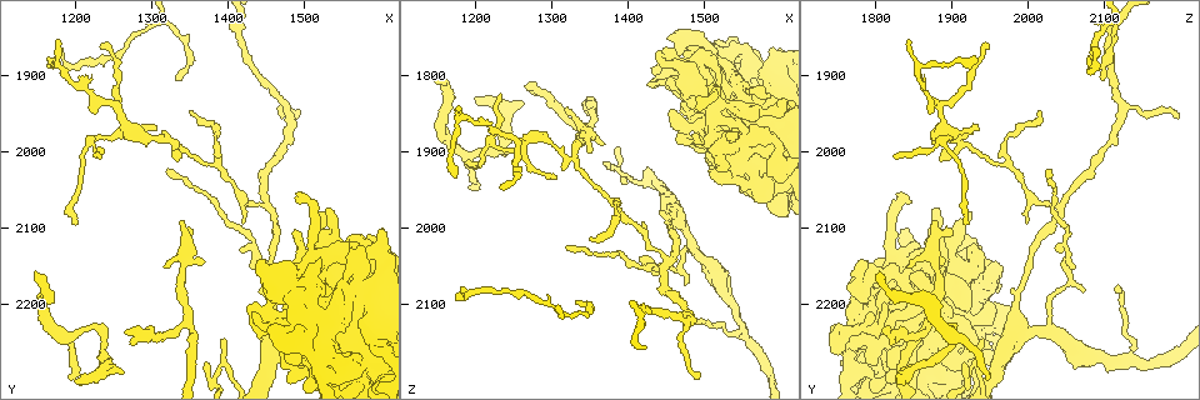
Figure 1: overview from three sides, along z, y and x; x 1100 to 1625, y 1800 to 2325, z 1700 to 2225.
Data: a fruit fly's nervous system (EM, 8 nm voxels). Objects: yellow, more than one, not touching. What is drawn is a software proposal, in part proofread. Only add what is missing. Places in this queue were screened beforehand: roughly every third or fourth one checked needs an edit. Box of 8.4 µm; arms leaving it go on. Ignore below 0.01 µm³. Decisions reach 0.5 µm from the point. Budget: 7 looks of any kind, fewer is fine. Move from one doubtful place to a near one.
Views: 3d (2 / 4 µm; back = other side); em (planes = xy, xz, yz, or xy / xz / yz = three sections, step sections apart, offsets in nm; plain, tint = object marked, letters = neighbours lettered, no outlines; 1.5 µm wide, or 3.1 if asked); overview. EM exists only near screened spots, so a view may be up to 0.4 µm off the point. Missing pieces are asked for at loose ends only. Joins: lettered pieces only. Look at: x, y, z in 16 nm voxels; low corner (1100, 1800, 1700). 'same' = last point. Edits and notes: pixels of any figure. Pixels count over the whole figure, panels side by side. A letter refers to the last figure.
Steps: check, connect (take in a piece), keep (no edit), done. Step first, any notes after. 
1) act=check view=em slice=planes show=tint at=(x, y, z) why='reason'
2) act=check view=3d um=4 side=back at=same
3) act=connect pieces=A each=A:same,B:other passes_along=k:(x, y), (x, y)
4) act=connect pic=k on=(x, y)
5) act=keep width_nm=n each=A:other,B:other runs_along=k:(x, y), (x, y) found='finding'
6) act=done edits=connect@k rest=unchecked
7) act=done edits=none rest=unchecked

act=check view=em slice=planes show=letters at=(1330, 1900, 2100) why='tapers out'

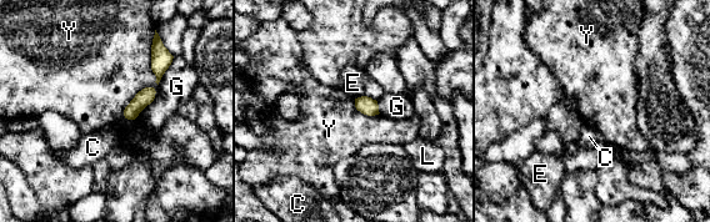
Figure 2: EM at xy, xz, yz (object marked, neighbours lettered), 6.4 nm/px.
act=keep each=C:other,E:other,G:other,L:other,Y:other border=2:(155, 89), (143, 87), (124, 117) found='no lettered piece goes on from it'

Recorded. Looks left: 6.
act=check view=3d um=2 side=back at=(1495, 1945, 2190) why='an open end'

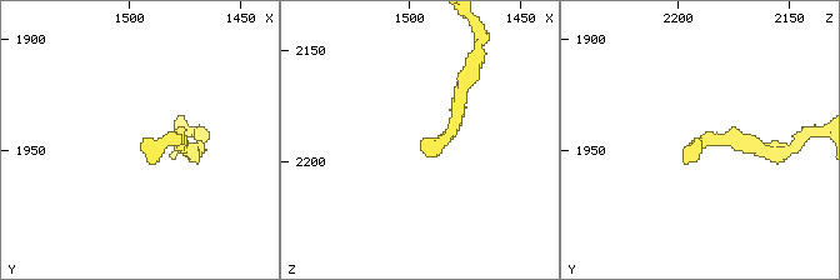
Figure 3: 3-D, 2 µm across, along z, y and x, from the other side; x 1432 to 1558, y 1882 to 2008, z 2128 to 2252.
act=check view=em slice=planes show=plain at=(1494, 1945, 2190)

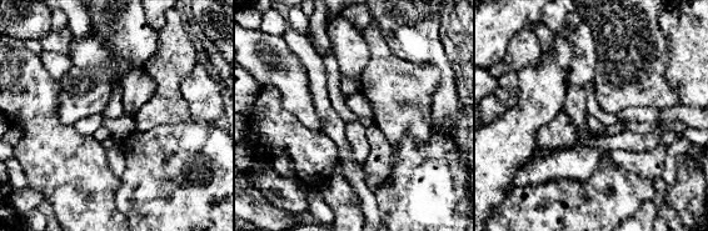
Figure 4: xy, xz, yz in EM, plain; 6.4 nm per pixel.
act=check view=em slice=planes show=letters at=same why='what lies round it'

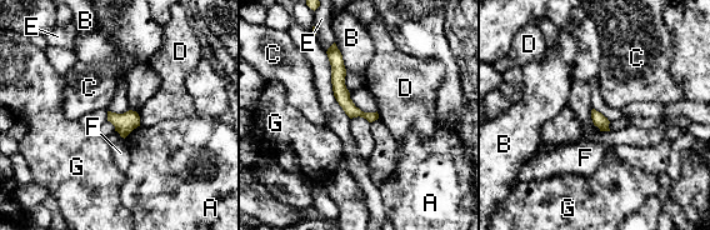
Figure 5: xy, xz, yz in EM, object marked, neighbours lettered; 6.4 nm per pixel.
act=keep longest_contact=B:200nm each=A:other,B:other,C:other,D:other,E:other,F:other,G:other border=5:(136, 113), (140, 124) found='no lettered piece goes on from it'

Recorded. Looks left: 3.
act=check view=3d um=2 at=(1350, 2100, 1900) why='free end'

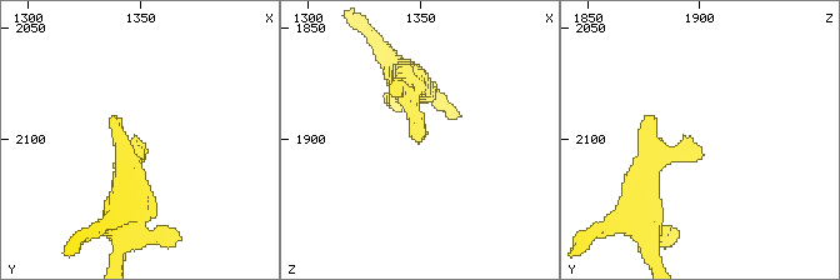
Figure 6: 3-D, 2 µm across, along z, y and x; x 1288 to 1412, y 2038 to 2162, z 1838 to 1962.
act=check view=em slice=planes show=letters at=(1350, 2101, 1900)

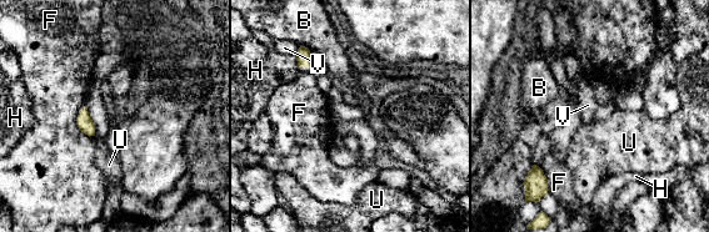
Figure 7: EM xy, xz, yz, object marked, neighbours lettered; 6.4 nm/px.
act=keep width_nm=100 each=B:other,F:other,H:other,U:other,V:other found='no lettered piece goes on from it'

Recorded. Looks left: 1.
act=done edits=none rest=unchecked

